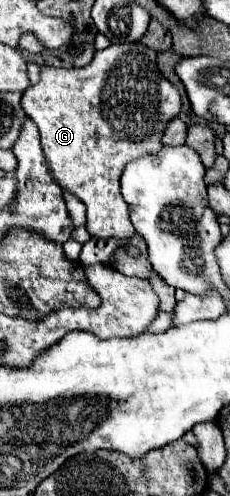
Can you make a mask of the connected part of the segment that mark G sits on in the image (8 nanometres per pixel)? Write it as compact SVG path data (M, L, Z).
M110 45L94 53L94 59L82 69L56 69L42 67L38 85L26 89L22 95L24 113L38 125L42 135L42 149L48 159L50 171L62 189L68 189L88 209L86 229L92 237L128 239L134 235L130 211L124 209L120 195L120 175L124 167L144 155L158 153L166 125L180 113L180 95L156 67L156 53L142 49L142 45Z

